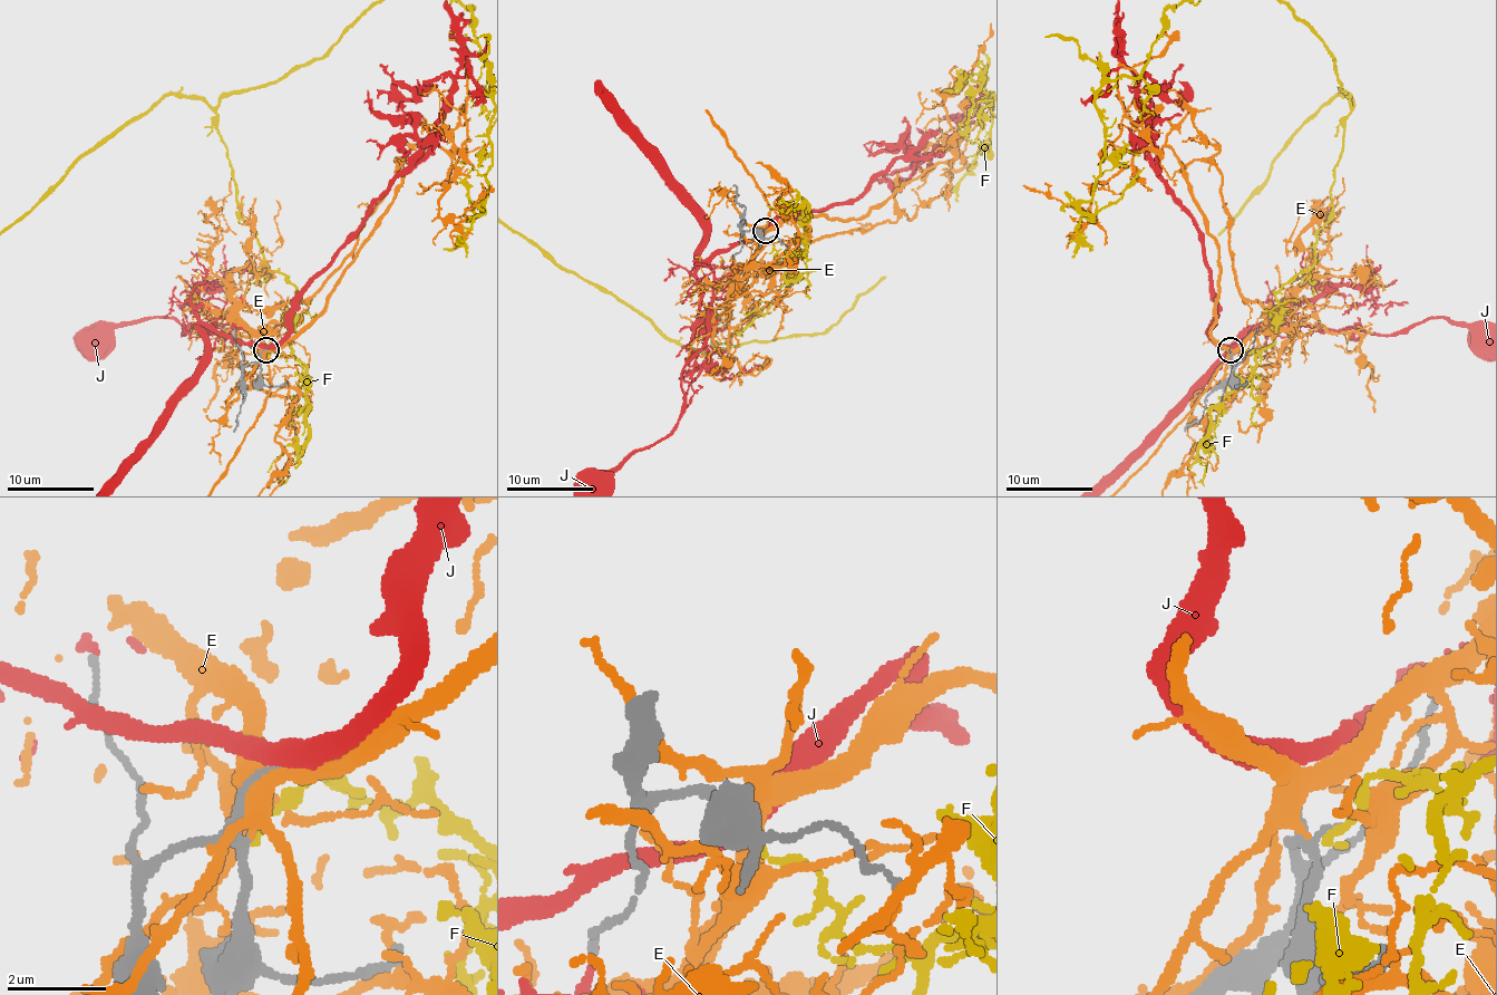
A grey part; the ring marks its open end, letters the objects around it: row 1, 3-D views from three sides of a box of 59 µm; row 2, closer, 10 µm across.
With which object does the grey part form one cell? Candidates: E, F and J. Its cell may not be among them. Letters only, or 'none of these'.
none of these

